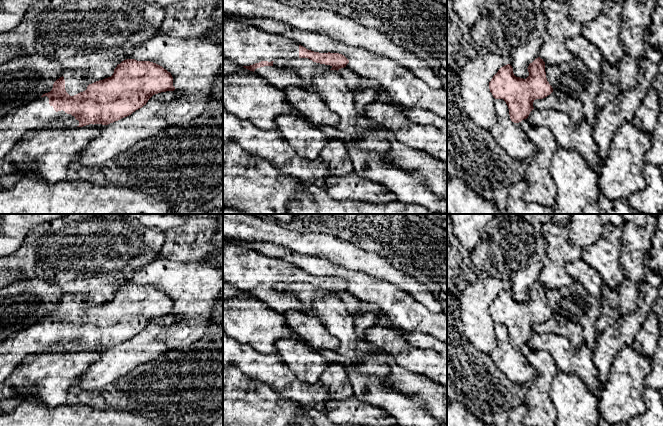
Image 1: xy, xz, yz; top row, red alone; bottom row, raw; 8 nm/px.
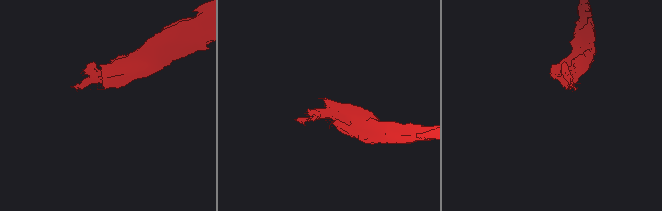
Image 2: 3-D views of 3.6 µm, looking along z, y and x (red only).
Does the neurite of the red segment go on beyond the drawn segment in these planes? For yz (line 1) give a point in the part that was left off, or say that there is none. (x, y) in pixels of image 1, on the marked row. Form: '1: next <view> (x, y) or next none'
1: next none

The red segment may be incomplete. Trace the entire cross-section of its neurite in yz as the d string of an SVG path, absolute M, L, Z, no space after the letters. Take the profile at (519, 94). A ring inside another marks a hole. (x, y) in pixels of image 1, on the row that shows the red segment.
M540 57L528 66L526 79L516 77L510 64L501 67L489 82L489 89L495 99L503 99L509 109L510 119L519 123L527 119L534 109L533 102L553 92L546 78L545 62Z

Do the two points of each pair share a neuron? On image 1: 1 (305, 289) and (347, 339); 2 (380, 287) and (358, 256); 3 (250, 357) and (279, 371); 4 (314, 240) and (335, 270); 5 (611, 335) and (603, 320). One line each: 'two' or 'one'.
1: one
2: two
3: one
4: two
5: two

